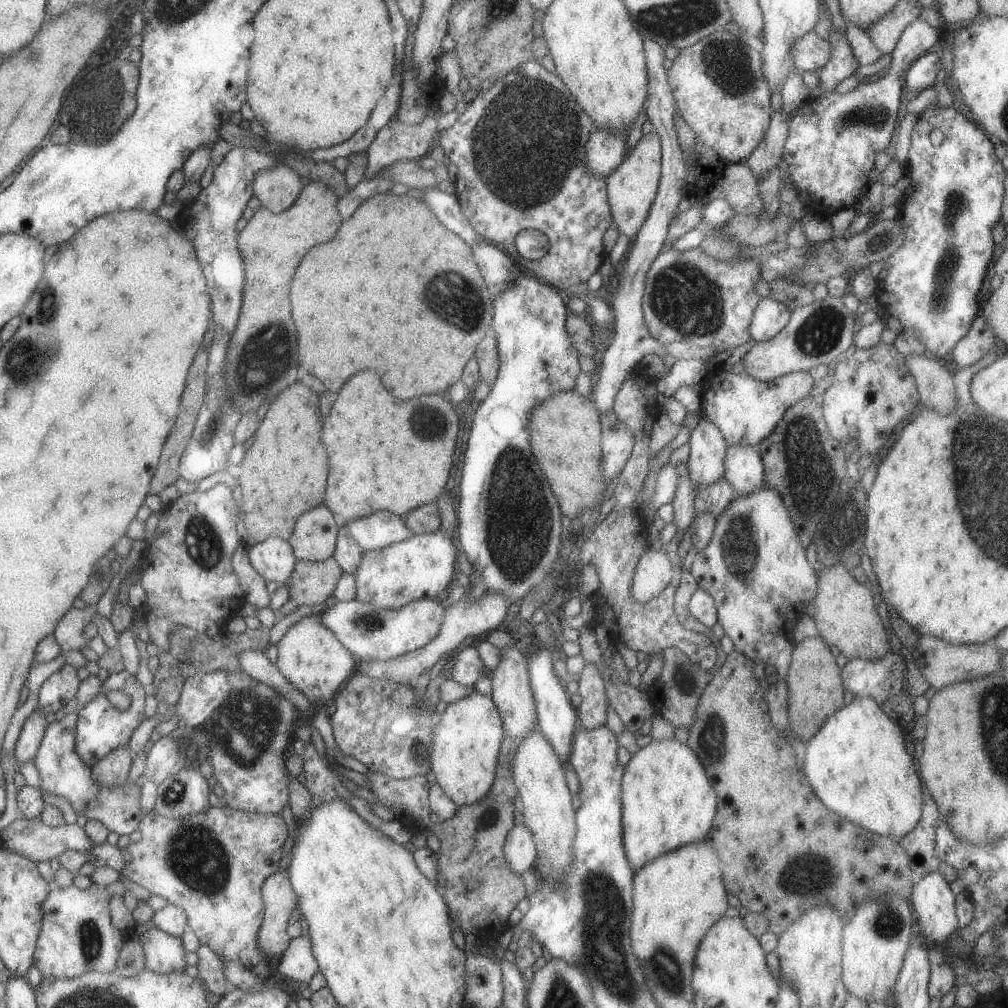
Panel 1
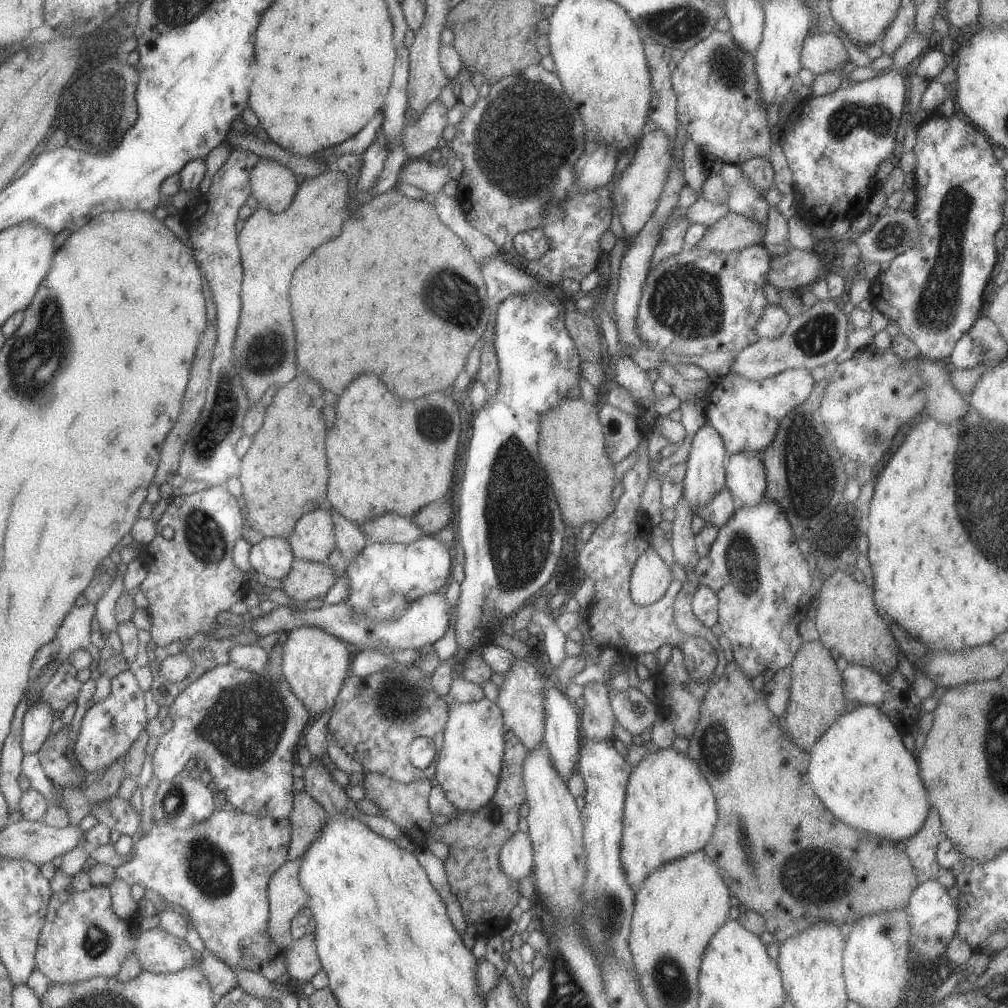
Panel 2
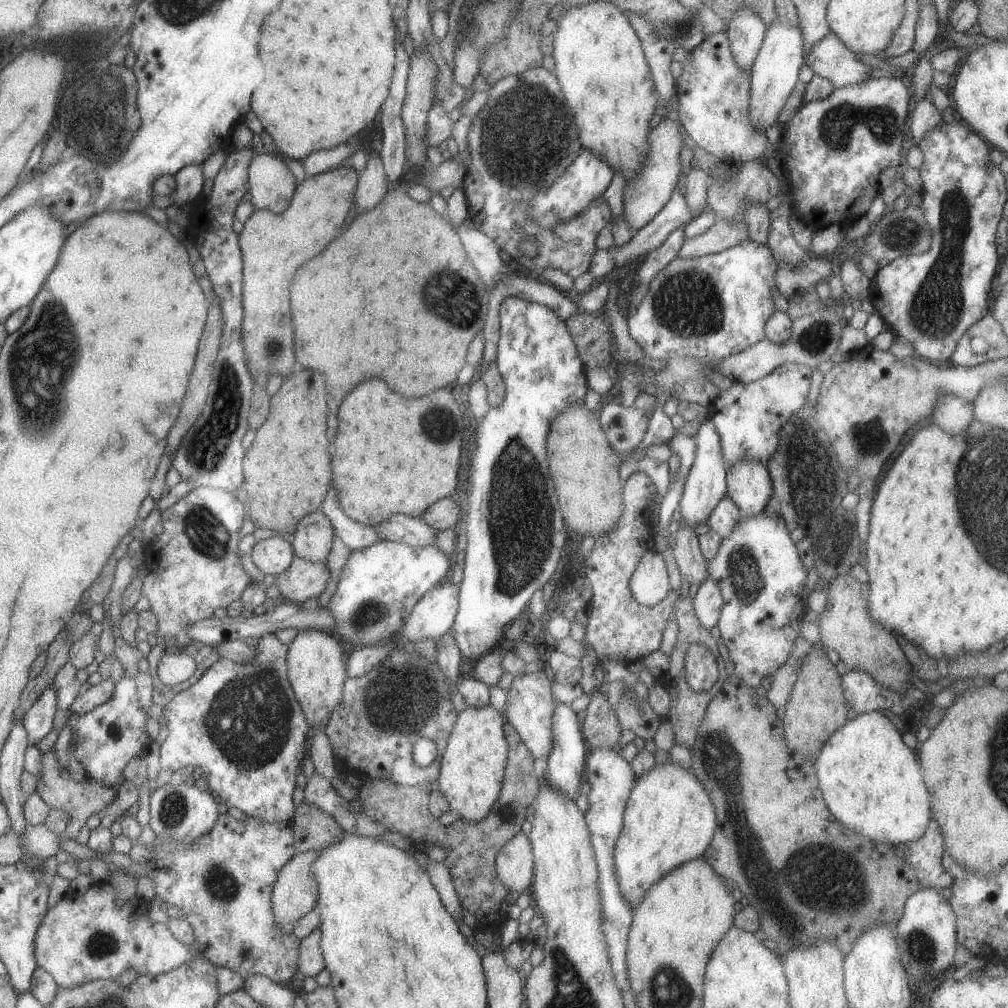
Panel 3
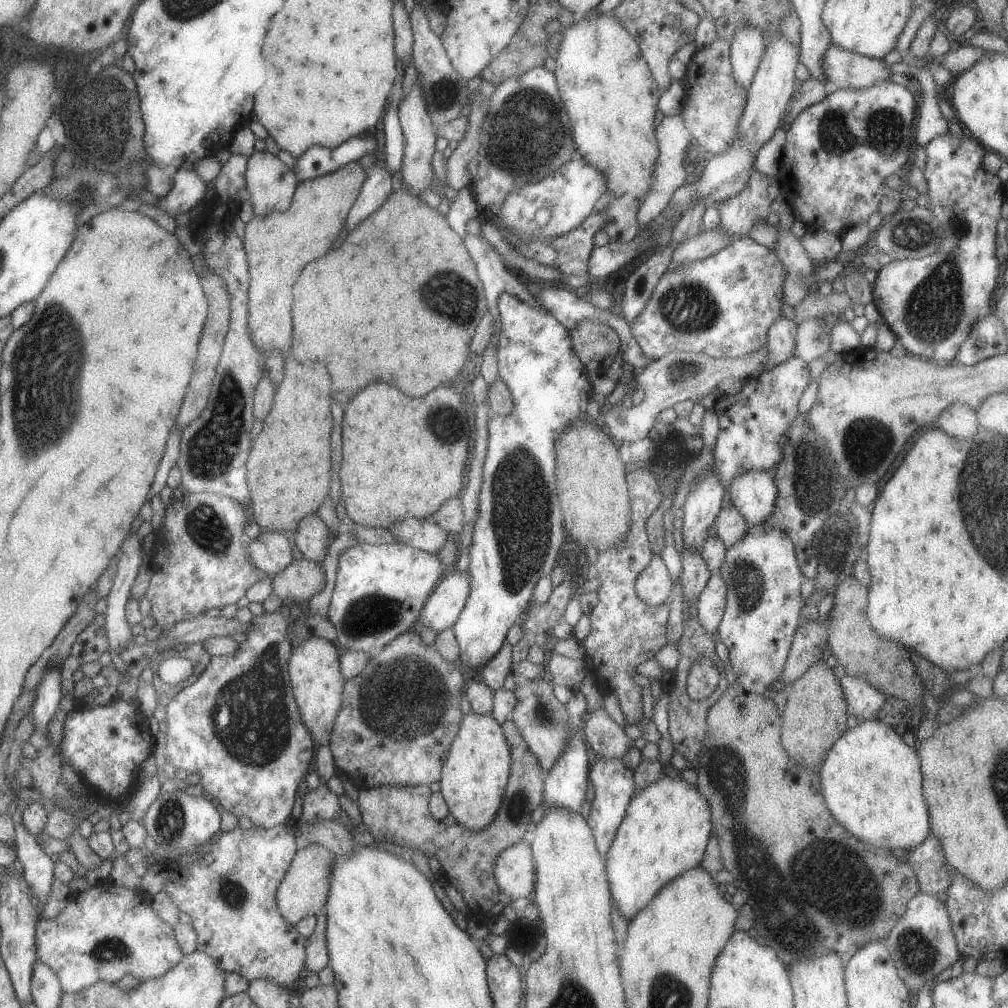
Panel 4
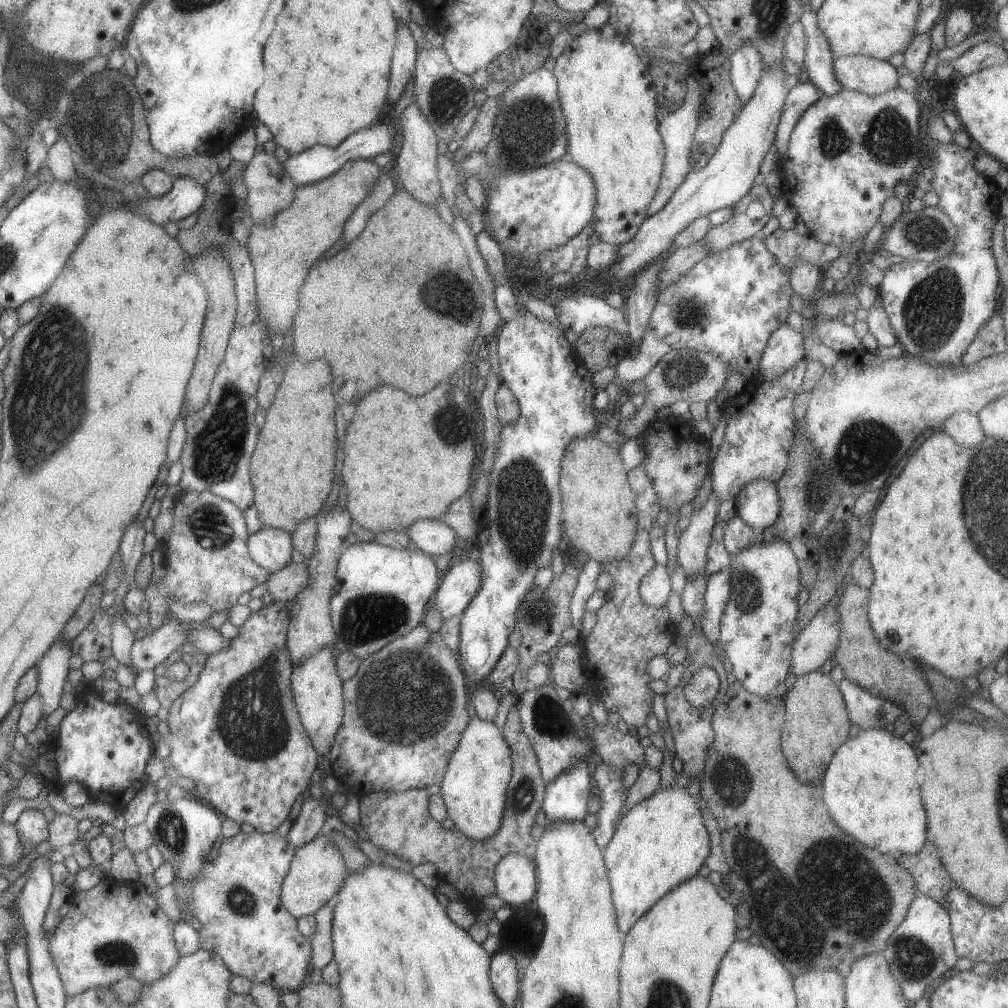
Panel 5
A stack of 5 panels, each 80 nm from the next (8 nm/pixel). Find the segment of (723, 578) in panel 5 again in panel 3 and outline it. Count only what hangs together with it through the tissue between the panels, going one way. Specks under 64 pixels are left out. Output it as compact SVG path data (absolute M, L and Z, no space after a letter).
M707 580L699 585L692 600L692 606L699 623L711 630L717 625L721 609L721 594L717 584Z

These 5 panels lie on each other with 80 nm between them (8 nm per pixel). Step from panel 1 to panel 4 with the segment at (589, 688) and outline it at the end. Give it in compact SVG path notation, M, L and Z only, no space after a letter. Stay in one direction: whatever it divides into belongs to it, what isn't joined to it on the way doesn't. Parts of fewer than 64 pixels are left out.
M603 706L586 712L585 727L581 730L583 740L591 756L619 758L634 746L634 741L625 736L624 728L607 716Z

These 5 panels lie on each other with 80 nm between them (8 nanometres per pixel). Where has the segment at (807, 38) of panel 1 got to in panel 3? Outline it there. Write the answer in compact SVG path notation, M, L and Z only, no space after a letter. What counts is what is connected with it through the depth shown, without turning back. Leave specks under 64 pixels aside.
M833 33L818 40L805 57L805 64L811 68L815 78L827 80L833 88L859 84L869 80L867 64L863 64Z

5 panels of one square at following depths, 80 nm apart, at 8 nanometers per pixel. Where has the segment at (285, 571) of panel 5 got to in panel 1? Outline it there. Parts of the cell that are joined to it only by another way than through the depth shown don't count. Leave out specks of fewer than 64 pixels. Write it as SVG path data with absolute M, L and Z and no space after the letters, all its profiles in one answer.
M332 556L321 562L296 561L284 585L288 596L297 604L320 608L331 602L333 588L341 574L341 567Z

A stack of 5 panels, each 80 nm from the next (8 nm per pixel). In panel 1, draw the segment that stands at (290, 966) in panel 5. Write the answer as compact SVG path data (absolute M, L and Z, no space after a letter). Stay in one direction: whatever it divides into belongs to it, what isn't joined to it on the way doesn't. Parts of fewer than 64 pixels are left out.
M225 805L222 808L207 807L207 810L197 813L196 815L189 815L184 819L174 821L173 819L166 819L165 817L159 816L153 810L149 812L149 814L142 815L142 819L138 824L138 829L141 831L141 837L137 842L130 842L128 844L126 850L131 855L132 859L127 862L127 864L124 864L123 868L119 871L120 876L127 878L130 883L134 882L137 886L142 886L145 890L148 890L151 895L163 897L167 904L172 904L181 908L187 919L187 930L191 930L191 932L193 932L198 938L199 943L208 946L221 960L238 960L238 962L243 964L245 968L248 968L251 972L254 972L262 979L265 976L271 976L271 969L275 969L275 961L269 961L260 951L257 944L257 931L261 926L264 915L264 904L260 891L262 884L269 875L272 875L278 870L279 858L283 855L281 848L283 848L283 844L285 844L285 840L287 840L287 836L289 836L287 824L285 824L281 815L238 811Z

